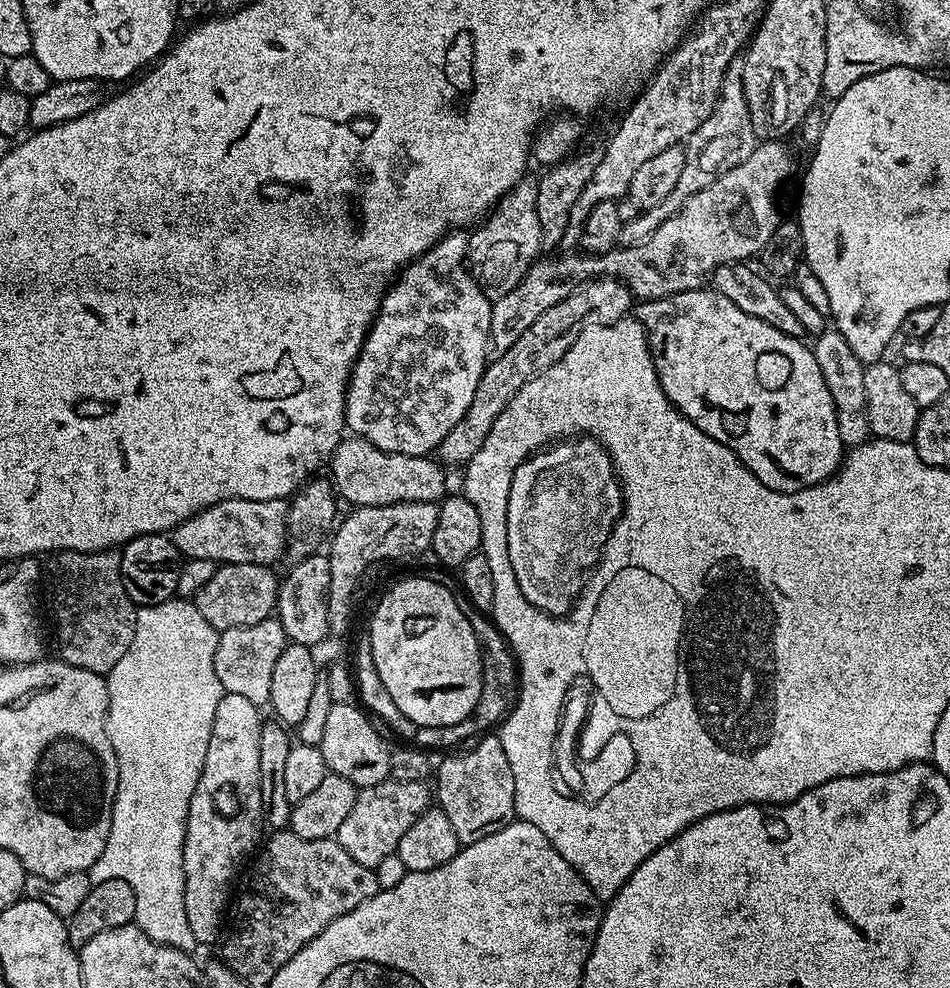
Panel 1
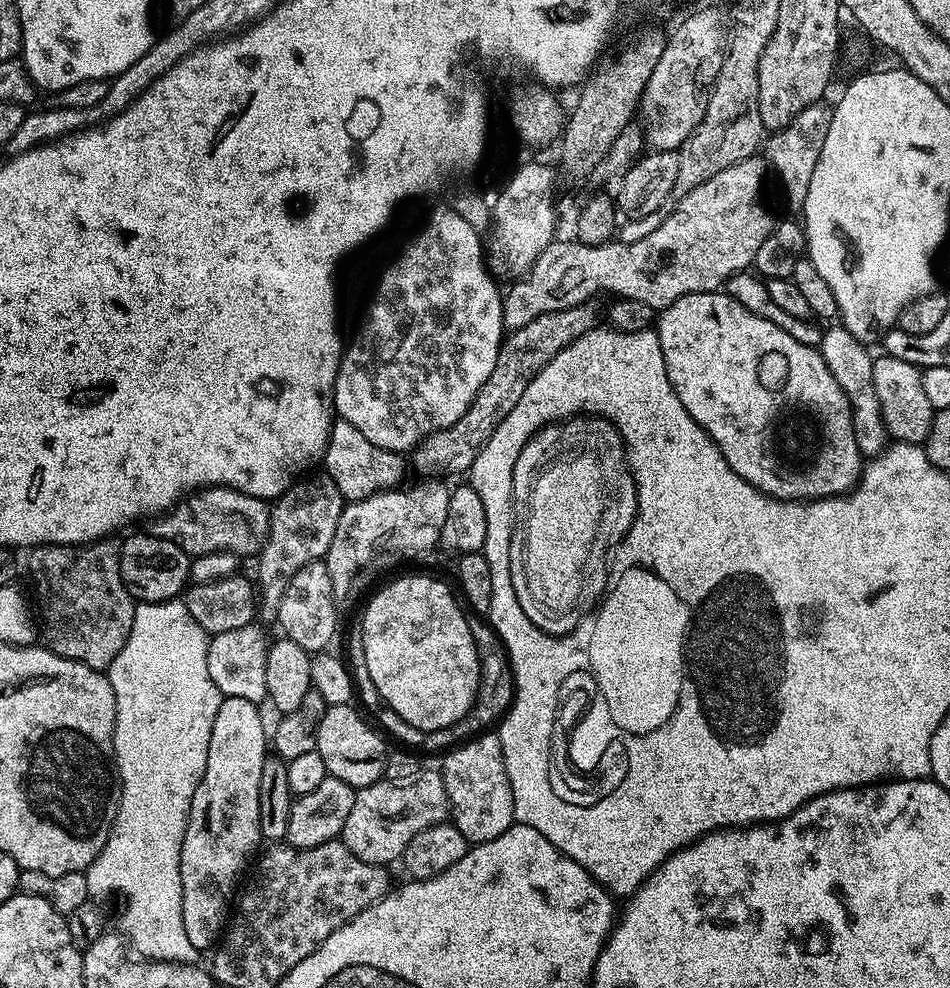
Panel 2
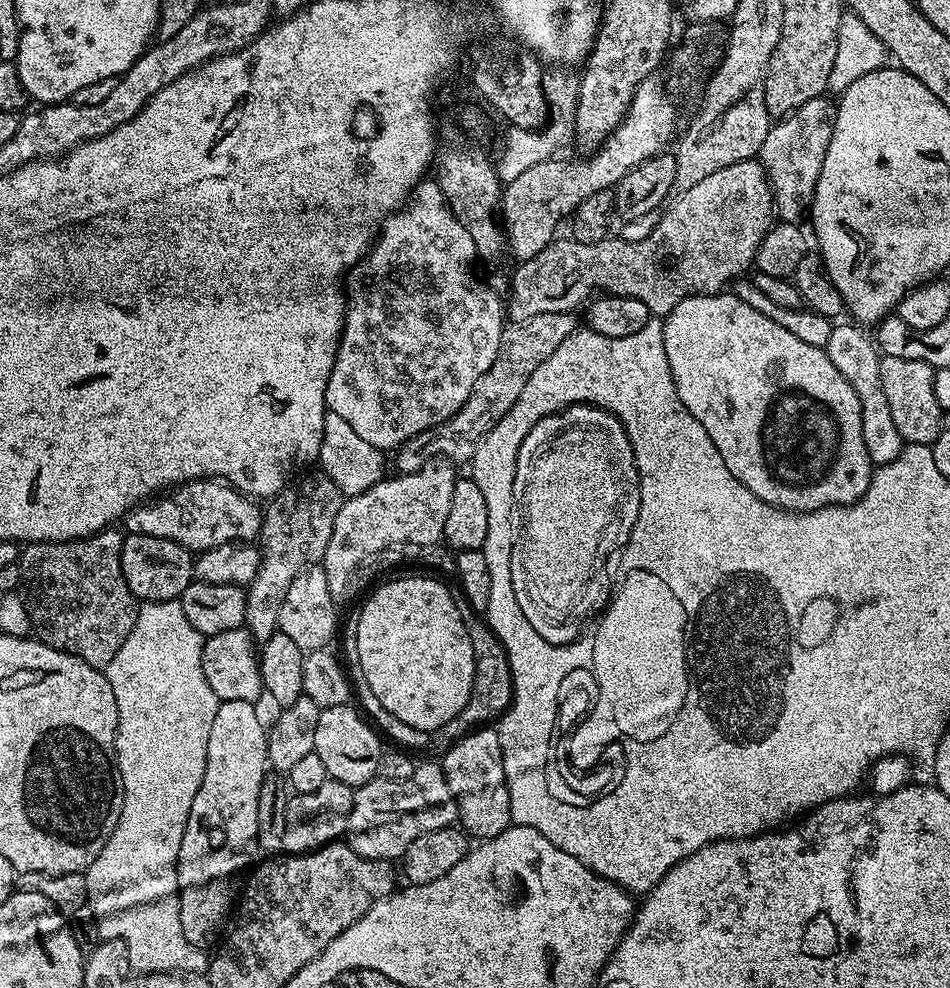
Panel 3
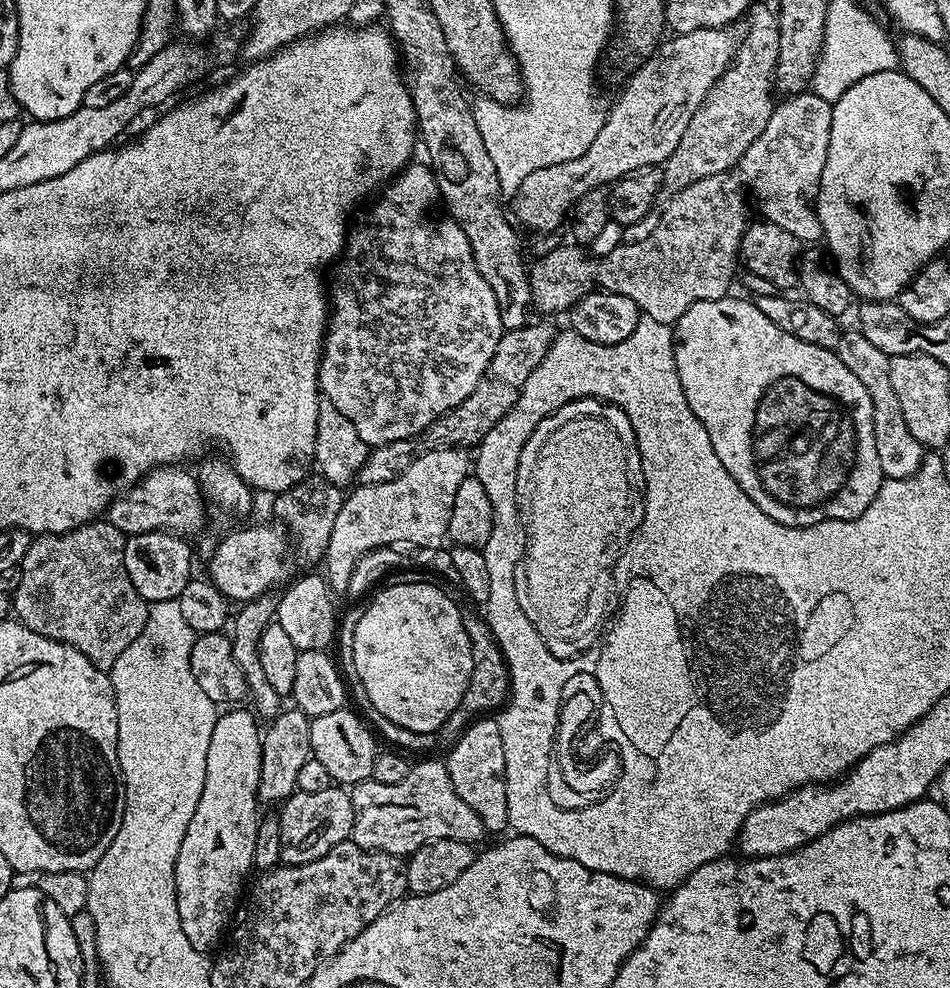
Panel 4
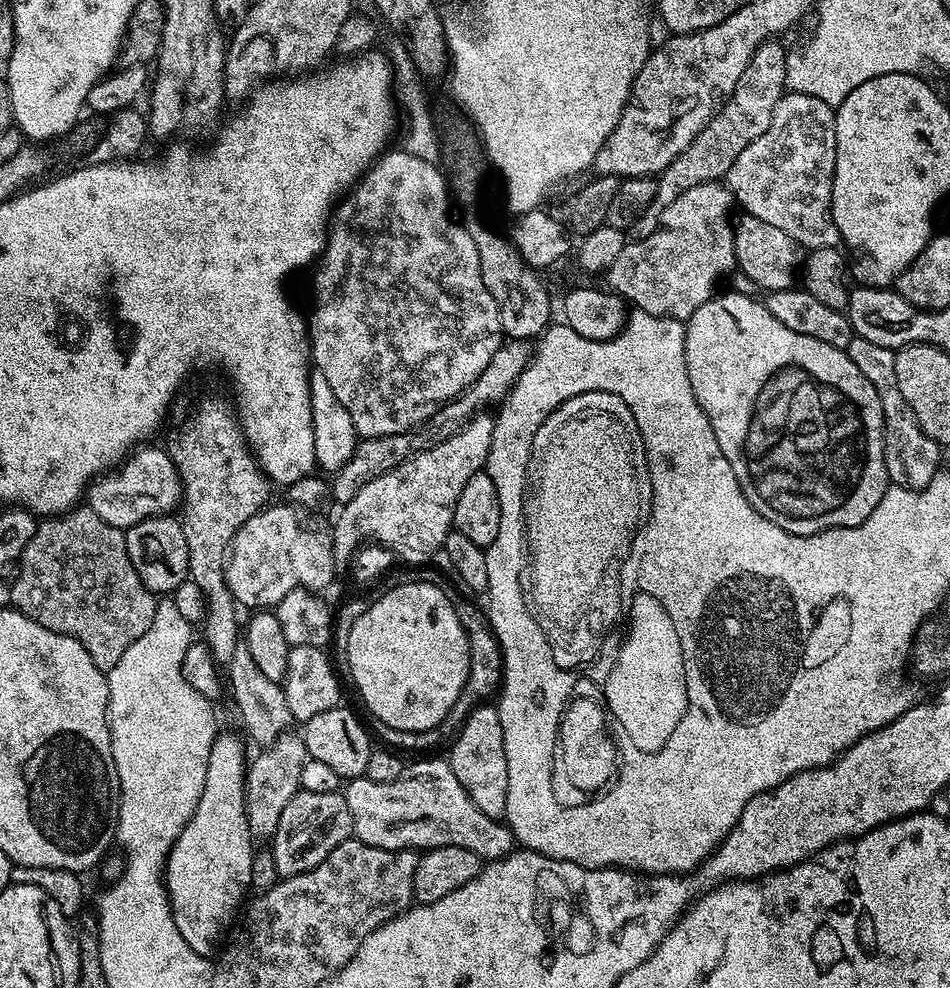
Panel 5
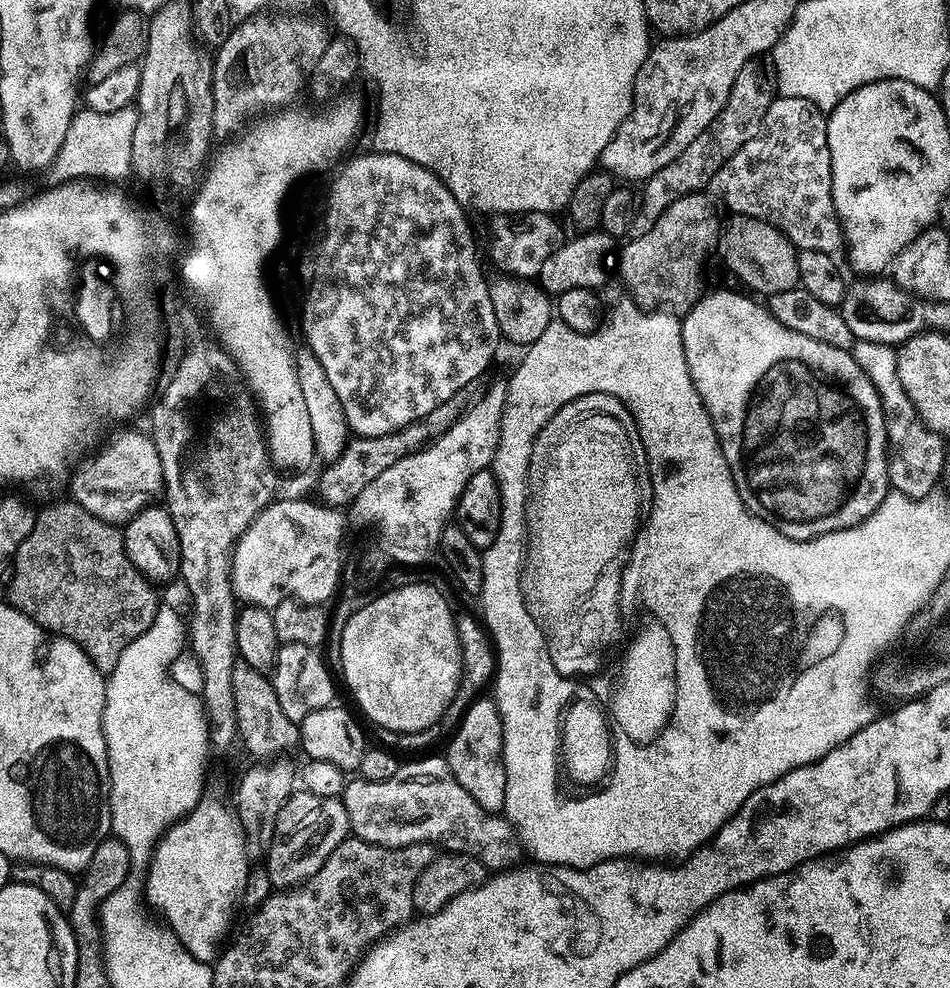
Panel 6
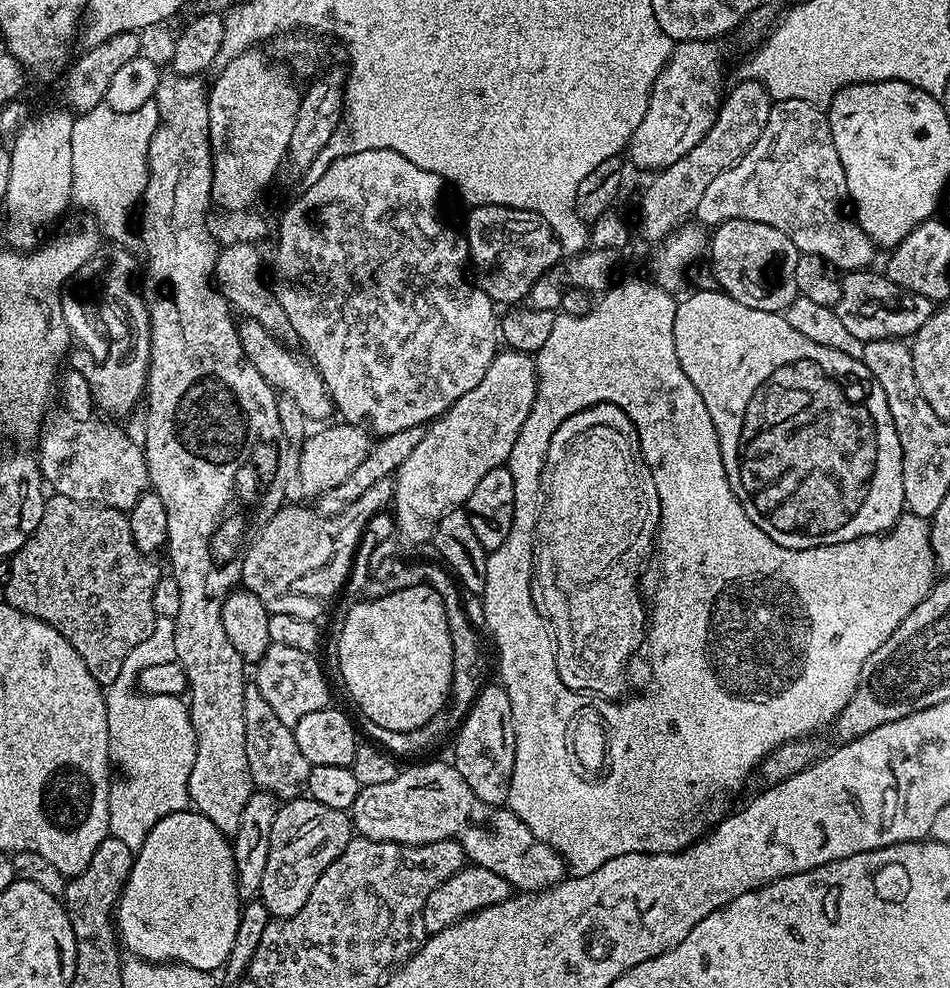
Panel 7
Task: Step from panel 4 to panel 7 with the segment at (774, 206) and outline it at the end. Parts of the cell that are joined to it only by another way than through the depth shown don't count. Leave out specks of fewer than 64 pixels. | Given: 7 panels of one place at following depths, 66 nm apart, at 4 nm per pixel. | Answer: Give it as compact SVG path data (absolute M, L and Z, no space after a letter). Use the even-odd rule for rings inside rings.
M778 100L773 103L758 142L750 146L740 161L731 164L710 182L710 186L706 186L706 194L702 194L702 202L698 202L694 216L705 226L715 226L727 220L766 222L766 226L782 230L800 253L809 252L826 258L842 272L861 271L873 265L878 248L851 215L840 220L840 199L843 201L847 195L846 174L834 146L834 134L825 109L801 100Z

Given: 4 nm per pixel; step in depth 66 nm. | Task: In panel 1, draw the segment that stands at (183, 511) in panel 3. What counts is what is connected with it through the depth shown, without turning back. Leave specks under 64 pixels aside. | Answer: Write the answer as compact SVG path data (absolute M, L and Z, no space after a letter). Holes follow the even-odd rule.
M226 499L215 503L173 529L175 548L185 559L271 567L287 549L288 505L282 499Z

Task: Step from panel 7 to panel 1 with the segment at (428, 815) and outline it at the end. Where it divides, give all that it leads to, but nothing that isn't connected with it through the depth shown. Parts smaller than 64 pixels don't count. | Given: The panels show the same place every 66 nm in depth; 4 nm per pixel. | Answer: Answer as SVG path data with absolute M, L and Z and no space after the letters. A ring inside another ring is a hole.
M389 778L381 784L359 789L350 814L346 814L346 822L338 826L334 838L343 846L346 854L354 858L354 862L362 862L362 866L375 869L376 864L395 853L398 842L402 842L402 834L406 834L406 830L418 822L433 800L429 785L424 782L402 782Z

